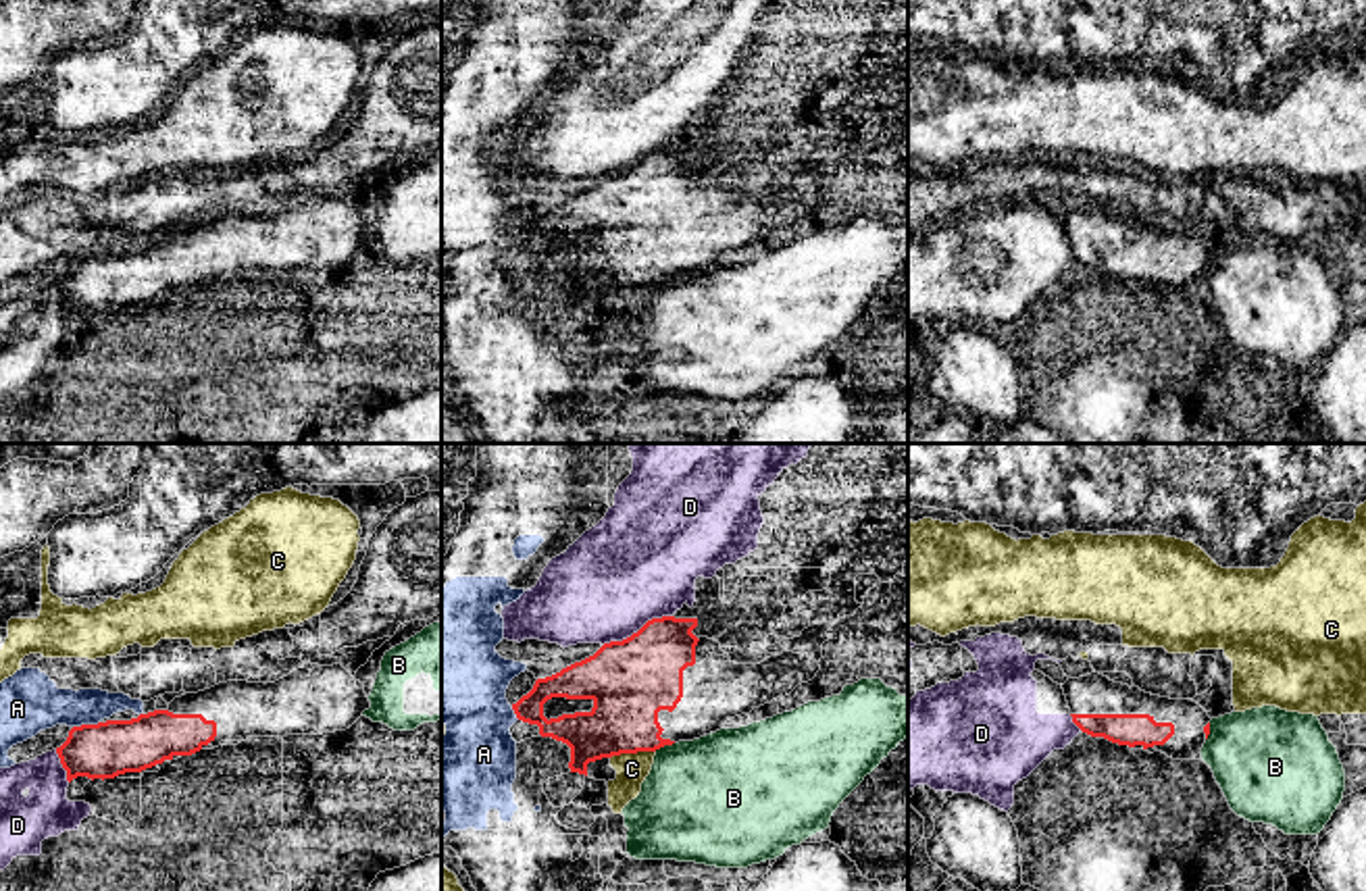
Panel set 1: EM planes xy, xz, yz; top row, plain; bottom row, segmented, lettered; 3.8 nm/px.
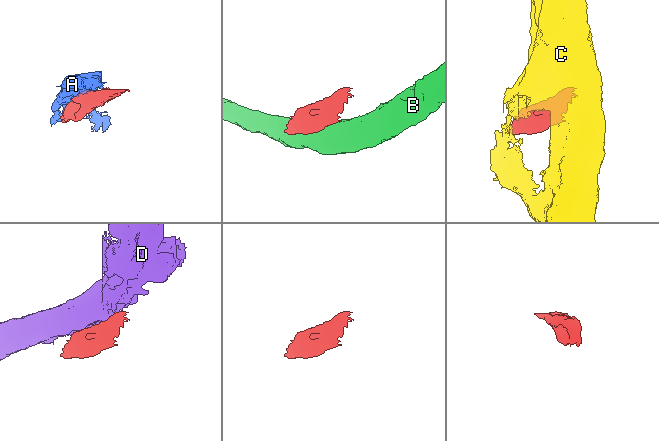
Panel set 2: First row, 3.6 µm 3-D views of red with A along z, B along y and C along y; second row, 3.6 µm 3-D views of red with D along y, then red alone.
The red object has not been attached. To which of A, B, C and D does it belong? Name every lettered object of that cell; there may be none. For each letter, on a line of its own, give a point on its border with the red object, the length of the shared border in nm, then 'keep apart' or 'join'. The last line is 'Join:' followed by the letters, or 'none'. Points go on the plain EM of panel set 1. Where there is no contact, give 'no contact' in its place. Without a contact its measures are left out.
A: contact xy (86, 259); length 110 nm; keep apart
B: contact xz (663, 279); length 90 nm; keep apart
C: contact xz (631, 286); length 180 nm; keep apart
D: contact xz (638, 165); length 300 nm; keep apart
Join: none

